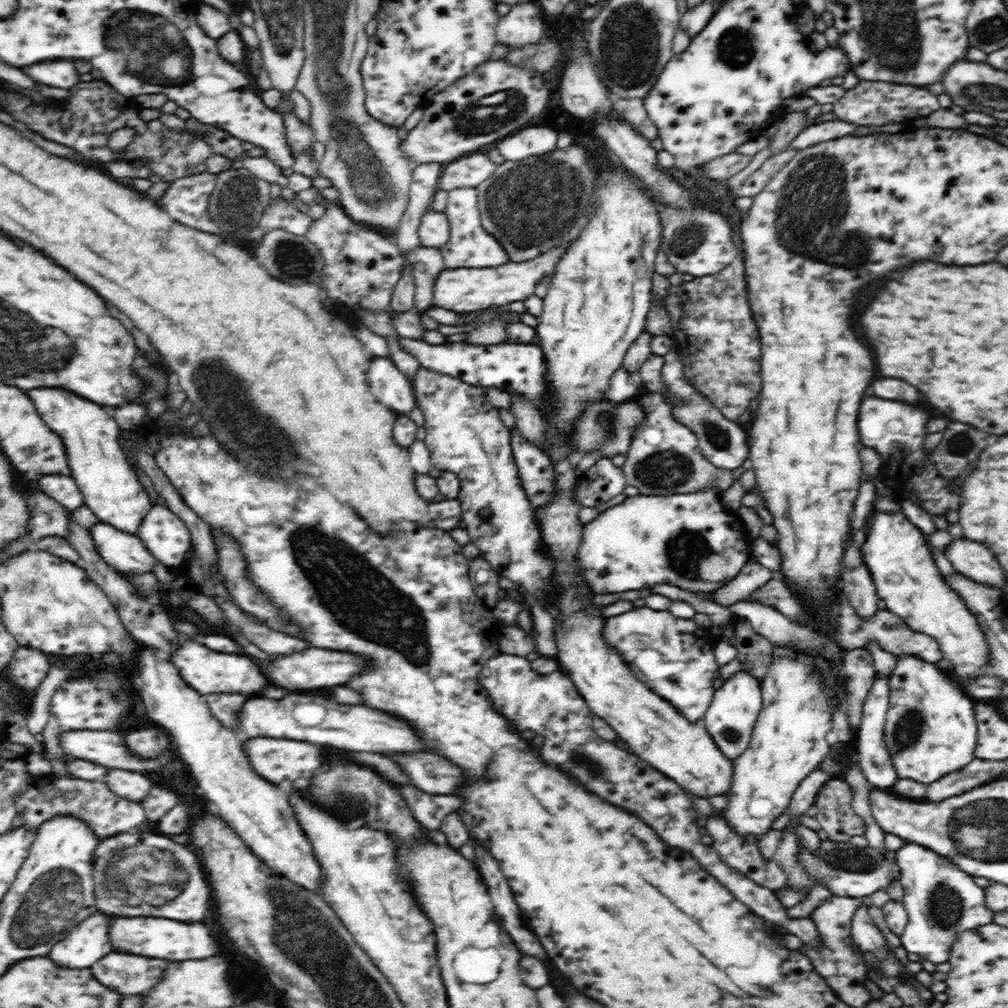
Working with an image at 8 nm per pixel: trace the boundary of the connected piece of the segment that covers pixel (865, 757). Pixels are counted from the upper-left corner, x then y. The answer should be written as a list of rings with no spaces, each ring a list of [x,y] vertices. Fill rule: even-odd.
[[[874,677],[870,694],[868,694],[861,710],[861,723],[855,730],[856,735],[853,741],[854,749],[858,753],[860,768],[867,782],[884,790],[889,790],[893,782],[898,779],[890,758],[890,751],[884,742],[884,725],[889,707],[889,690],[888,677]]]

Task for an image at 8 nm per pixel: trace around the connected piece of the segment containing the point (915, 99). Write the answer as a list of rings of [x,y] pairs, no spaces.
[[[860,81],[852,90],[847,90],[840,100],[833,102],[832,108],[833,118],[836,120],[843,120],[854,126],[886,126],[928,116],[942,107],[938,103],[938,95],[934,96],[924,87],[881,81]]]

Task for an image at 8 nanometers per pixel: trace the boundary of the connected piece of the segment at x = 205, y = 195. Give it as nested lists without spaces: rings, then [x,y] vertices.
[[[208,171],[172,180],[162,196],[162,206],[178,222],[221,236],[221,228],[208,212],[209,198],[216,184],[217,174]]]

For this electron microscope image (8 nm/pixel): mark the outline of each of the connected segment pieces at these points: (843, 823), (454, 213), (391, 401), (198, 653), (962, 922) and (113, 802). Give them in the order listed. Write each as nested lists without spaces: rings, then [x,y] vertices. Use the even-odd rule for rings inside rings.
[[[832,778],[824,782],[815,800],[818,809],[815,819],[820,823],[821,828],[826,830],[828,839],[834,842],[851,842],[855,836],[866,834],[866,821],[854,812],[852,800],[853,789],[843,778]]]
[[[476,187],[456,188],[448,191],[447,205],[444,212],[450,221],[449,239],[441,250],[444,264],[452,268],[494,268],[509,261],[506,249],[496,237],[490,235],[481,224],[478,210],[478,193]]]
[[[374,357],[366,366],[366,384],[374,398],[397,414],[417,407],[413,384],[389,357]]]
[[[182,638],[180,644],[169,655],[171,663],[177,667],[180,676],[202,695],[222,692],[240,692],[240,694],[260,694],[268,680],[258,666],[246,656],[232,656],[224,652],[212,652],[200,640]]]
[[[904,842],[900,850],[894,851],[894,858],[900,867],[899,883],[904,893],[903,905],[908,914],[908,923],[902,934],[902,946],[908,953],[918,954],[935,965],[948,962],[954,942],[962,932],[974,930],[992,923],[994,912],[986,906],[985,889],[974,883],[973,875],[960,870],[951,860],[936,854],[913,842]]]
[[[53,772],[39,776],[33,775],[30,784],[15,796],[14,806],[17,814],[24,819],[23,826],[38,831],[38,826],[48,822],[54,816],[73,816],[83,820],[92,829],[98,839],[116,836],[128,832],[130,828],[138,828],[144,822],[144,810],[140,804],[116,798],[108,790],[104,782],[88,782],[72,777],[59,777]]]

